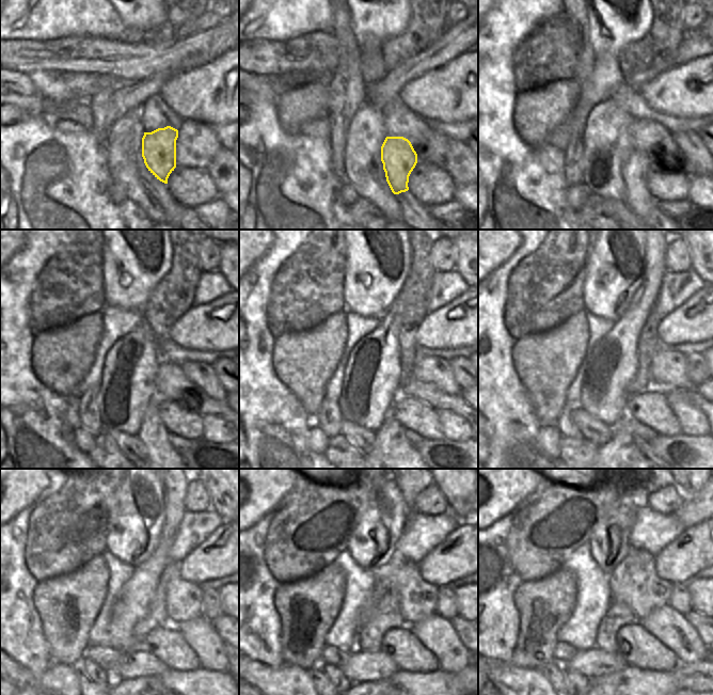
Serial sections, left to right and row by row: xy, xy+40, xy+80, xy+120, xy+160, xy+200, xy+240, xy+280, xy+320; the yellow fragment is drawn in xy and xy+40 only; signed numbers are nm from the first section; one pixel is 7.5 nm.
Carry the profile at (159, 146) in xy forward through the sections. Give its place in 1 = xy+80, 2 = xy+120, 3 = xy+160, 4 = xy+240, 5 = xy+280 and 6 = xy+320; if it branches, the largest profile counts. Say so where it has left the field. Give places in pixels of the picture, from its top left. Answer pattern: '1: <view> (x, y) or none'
1: xy+80 (637, 198)
2: xy+120 (153, 433)
3: xy+160 (391, 446)
4: xy+240 (143, 685)
5: xy+280 (382, 685)
6: xy+320 (590, 685)

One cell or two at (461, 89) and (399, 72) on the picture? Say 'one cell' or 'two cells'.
two cells

